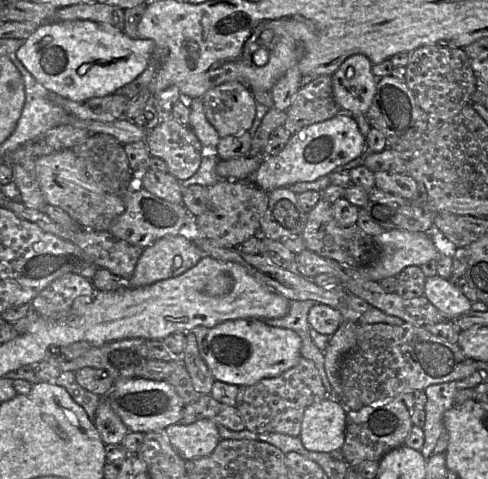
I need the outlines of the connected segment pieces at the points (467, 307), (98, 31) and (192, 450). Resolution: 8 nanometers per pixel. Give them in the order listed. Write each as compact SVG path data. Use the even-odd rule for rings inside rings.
M438 275L426 278L424 297L450 319L471 311L471 301L448 280Z
M55 21L40 25L17 50L17 57L48 91L69 100L84 101L113 94L133 82L147 68L154 48L153 40L130 38L109 24Z
M209 419L192 424L176 423L165 429L174 450L185 461L210 455L221 440L218 425Z

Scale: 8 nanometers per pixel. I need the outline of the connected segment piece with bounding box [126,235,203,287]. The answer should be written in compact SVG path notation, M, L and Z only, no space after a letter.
M181 235L166 236L144 249L131 278L130 287L143 287L177 277L195 266L203 254L195 243Z

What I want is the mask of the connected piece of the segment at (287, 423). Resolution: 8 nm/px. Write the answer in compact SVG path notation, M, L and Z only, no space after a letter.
M301 356L297 365L281 375L262 379L251 386L239 387L235 408L248 431L256 434L280 433L299 437L305 409L325 398L326 390L313 362Z

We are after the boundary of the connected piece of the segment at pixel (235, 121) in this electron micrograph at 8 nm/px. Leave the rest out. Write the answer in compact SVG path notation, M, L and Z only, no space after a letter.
M240 82L211 88L201 100L205 116L220 138L249 132L256 116L256 100Z

